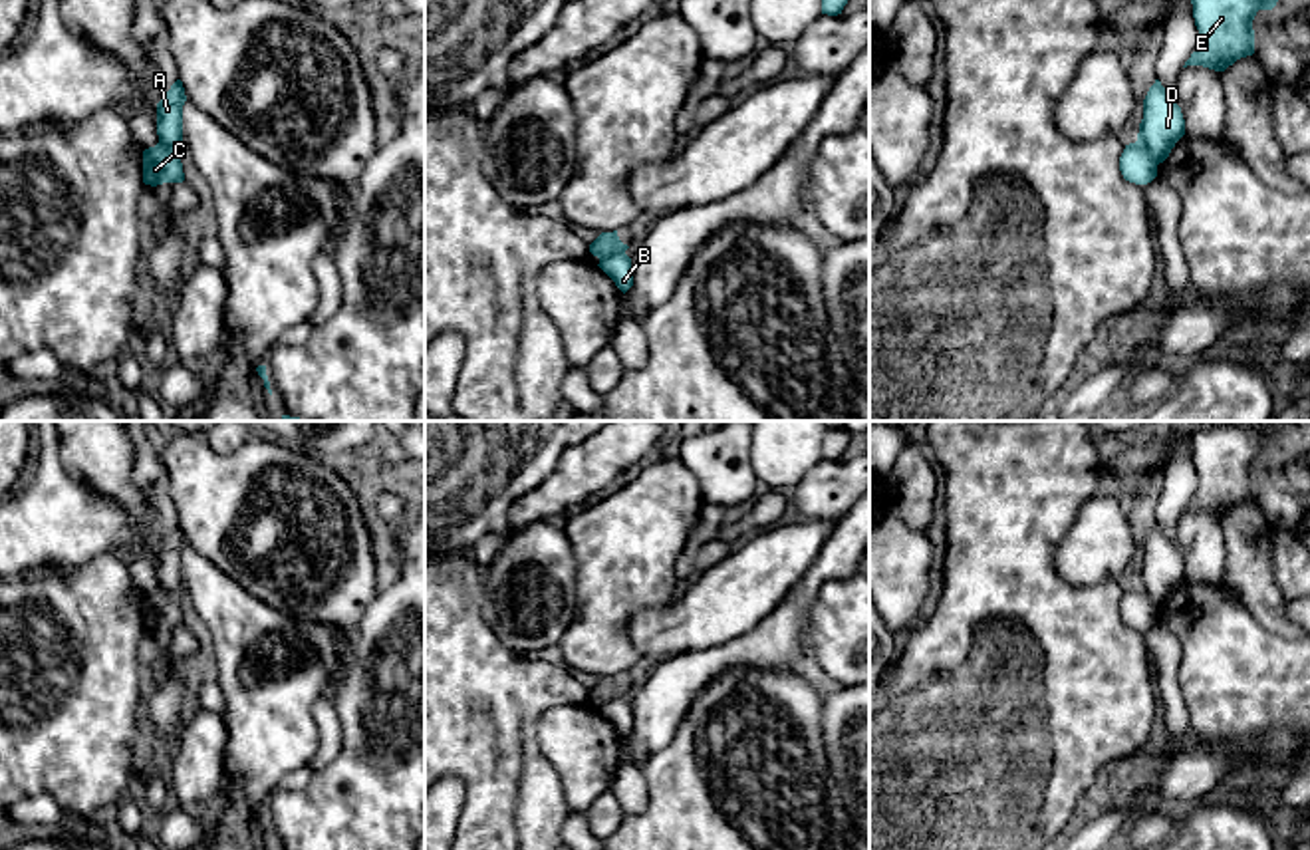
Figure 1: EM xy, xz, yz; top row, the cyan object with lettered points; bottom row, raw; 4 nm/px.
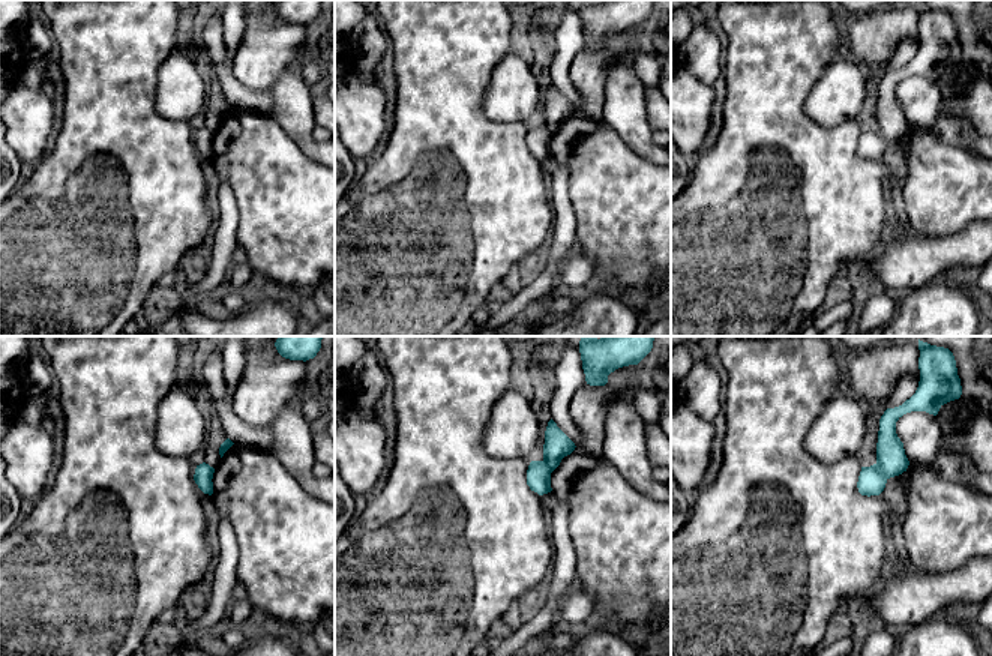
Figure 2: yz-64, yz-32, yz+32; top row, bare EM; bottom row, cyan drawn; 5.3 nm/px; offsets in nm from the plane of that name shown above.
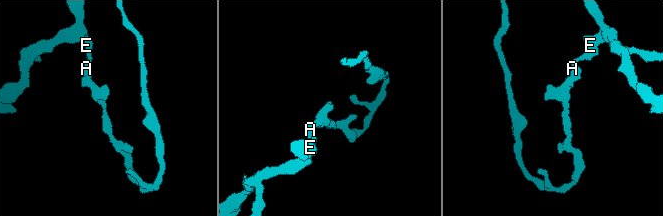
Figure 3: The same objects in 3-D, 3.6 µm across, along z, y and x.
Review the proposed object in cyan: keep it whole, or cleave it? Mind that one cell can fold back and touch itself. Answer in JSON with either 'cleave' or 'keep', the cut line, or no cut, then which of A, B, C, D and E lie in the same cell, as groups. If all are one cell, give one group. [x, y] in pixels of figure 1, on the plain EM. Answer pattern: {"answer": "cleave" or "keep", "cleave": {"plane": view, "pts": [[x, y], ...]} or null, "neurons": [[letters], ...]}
{"answer": "cleave", "cleave": {"plane": "yz", "pts": [[1138, 582], [1158, 608]]}, "neurons": [["A", "B", "D", "E"], ["C"]]}

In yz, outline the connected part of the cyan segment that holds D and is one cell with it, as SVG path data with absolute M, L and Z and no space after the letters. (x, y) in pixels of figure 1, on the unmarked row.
M1159 524L1149 532L1143 544L1143 564L1137 584L1149 594L1153 606L1163 608L1175 588L1185 580L1181 552L1167 540Z

